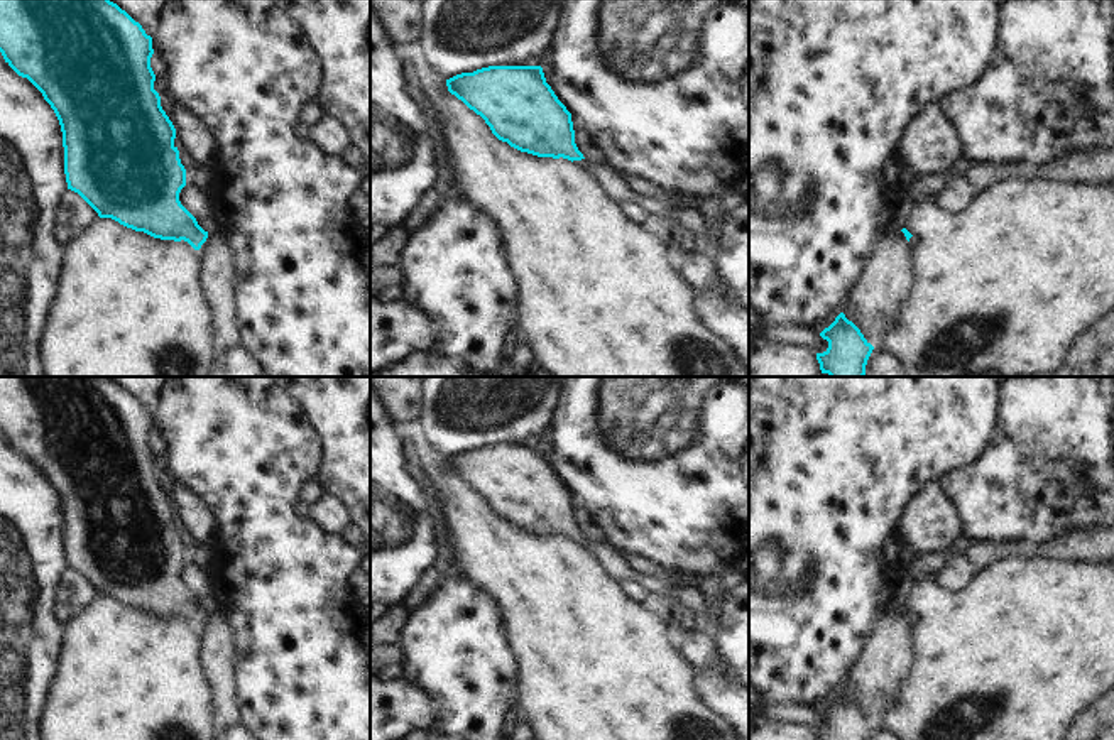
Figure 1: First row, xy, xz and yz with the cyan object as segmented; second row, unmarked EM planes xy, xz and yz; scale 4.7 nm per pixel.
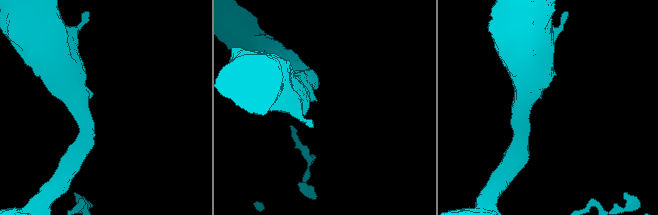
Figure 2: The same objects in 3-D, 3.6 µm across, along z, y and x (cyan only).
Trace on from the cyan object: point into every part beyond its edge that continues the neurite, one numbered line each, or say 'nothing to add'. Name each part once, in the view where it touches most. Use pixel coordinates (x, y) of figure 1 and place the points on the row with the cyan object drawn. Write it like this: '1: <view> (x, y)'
1: xz (611, 181)

